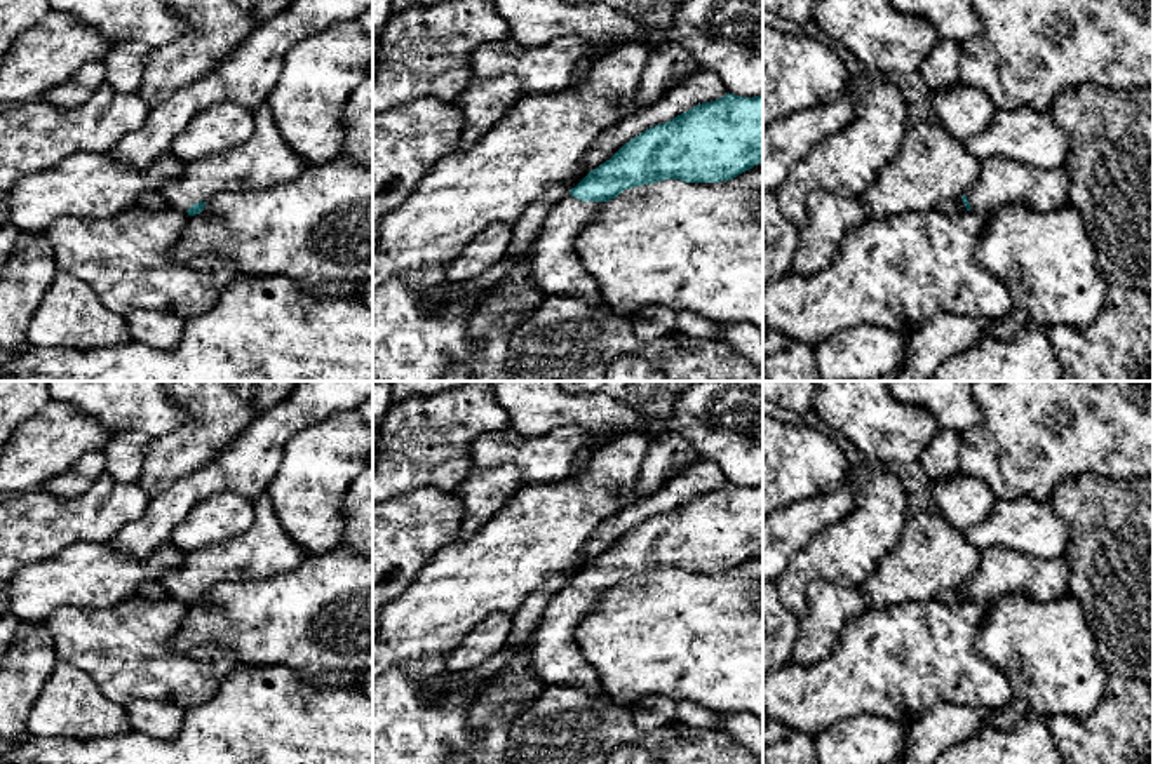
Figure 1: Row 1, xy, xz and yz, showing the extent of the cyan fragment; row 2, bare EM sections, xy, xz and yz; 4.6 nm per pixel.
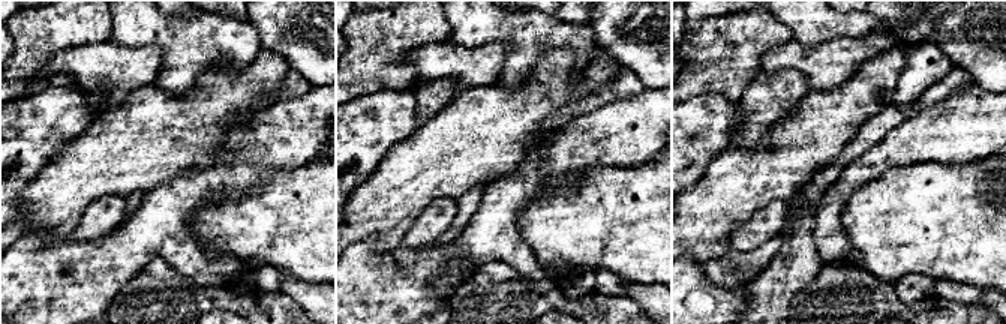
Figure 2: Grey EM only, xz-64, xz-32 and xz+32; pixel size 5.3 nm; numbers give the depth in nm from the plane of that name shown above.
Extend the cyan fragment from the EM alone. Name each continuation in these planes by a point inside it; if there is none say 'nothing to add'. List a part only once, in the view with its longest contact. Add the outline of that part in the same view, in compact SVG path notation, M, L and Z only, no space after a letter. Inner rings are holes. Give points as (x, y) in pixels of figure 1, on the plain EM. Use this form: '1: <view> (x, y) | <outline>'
1: xz (556, 658) | M571 585L559 590L528 639L526 654L533 675L543 686L568 686L604 703L613 703L575 640L578 623L597 606L603 593L582 592Z

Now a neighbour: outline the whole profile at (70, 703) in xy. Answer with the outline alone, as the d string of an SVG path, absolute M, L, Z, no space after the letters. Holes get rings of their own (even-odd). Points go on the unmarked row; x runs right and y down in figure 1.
M57 661L28 715L28 734L38 738L101 740L132 731L127 708L103 696L96 682L80 668Z

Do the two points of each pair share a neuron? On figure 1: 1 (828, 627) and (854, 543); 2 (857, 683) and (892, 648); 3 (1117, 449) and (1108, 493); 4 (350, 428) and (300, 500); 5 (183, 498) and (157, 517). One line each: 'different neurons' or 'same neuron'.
1: different neurons
2: same neuron
3: different neurons
4: same neuron
5: same neuron

